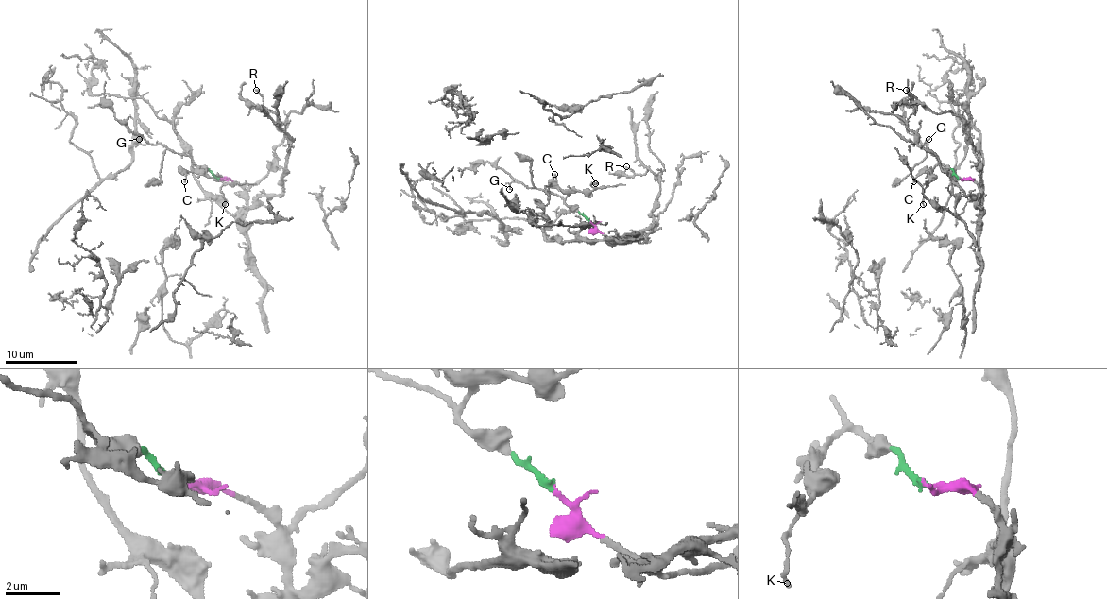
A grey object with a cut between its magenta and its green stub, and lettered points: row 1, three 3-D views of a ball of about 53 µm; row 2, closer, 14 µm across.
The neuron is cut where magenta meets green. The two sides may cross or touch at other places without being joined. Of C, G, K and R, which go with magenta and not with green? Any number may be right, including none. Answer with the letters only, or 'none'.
R

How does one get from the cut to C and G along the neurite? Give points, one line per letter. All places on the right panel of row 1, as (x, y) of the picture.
C: (960, 178), (942, 163), (912, 181)
G: (960, 178), (930, 153), (928, 144), (922, 144), (928, 138)

